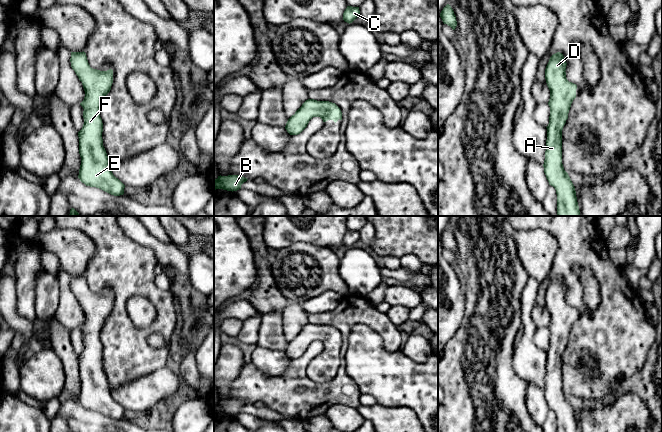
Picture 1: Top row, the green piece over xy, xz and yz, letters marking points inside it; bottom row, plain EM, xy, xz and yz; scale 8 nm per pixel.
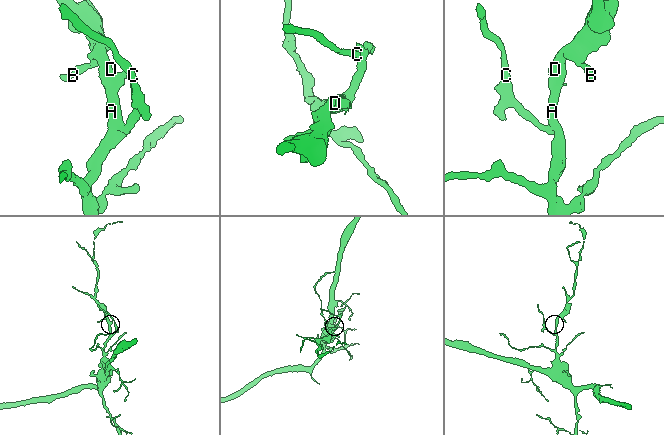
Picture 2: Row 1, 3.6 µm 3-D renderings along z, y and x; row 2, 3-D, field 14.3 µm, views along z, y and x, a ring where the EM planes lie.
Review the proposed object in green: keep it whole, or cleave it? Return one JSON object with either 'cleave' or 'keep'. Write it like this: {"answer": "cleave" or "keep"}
{"answer": "keep"}

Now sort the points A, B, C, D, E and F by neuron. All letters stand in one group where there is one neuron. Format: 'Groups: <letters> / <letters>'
Groups: A B C D E F

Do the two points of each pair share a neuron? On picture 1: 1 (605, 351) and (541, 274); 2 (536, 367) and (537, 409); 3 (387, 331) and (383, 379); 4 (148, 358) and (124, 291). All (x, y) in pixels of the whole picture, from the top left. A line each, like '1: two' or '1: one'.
1: two
2: two
3: two
4: one

